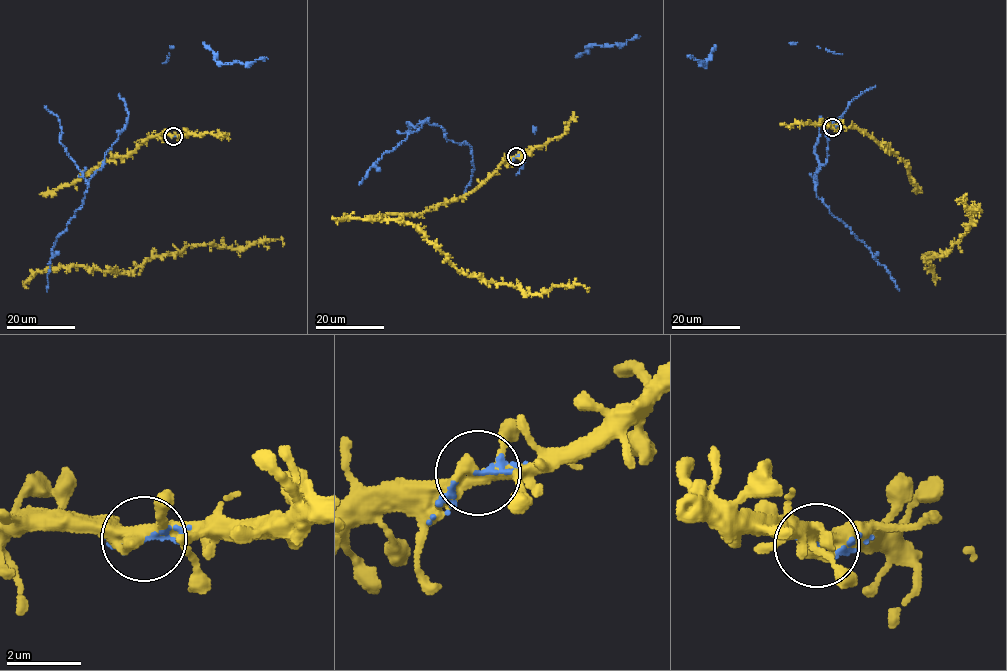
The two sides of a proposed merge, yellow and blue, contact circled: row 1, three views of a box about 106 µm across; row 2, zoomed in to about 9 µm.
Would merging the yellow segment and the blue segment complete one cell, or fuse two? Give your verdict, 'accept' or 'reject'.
accept

